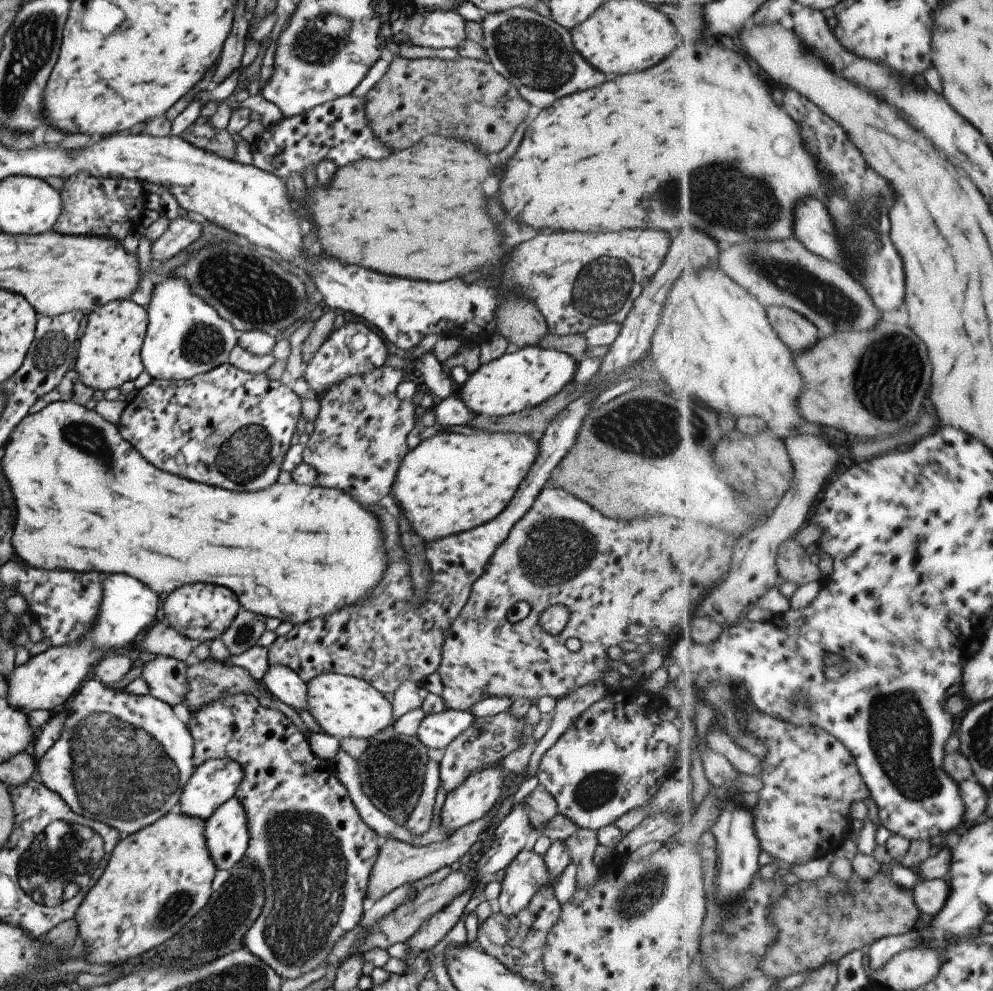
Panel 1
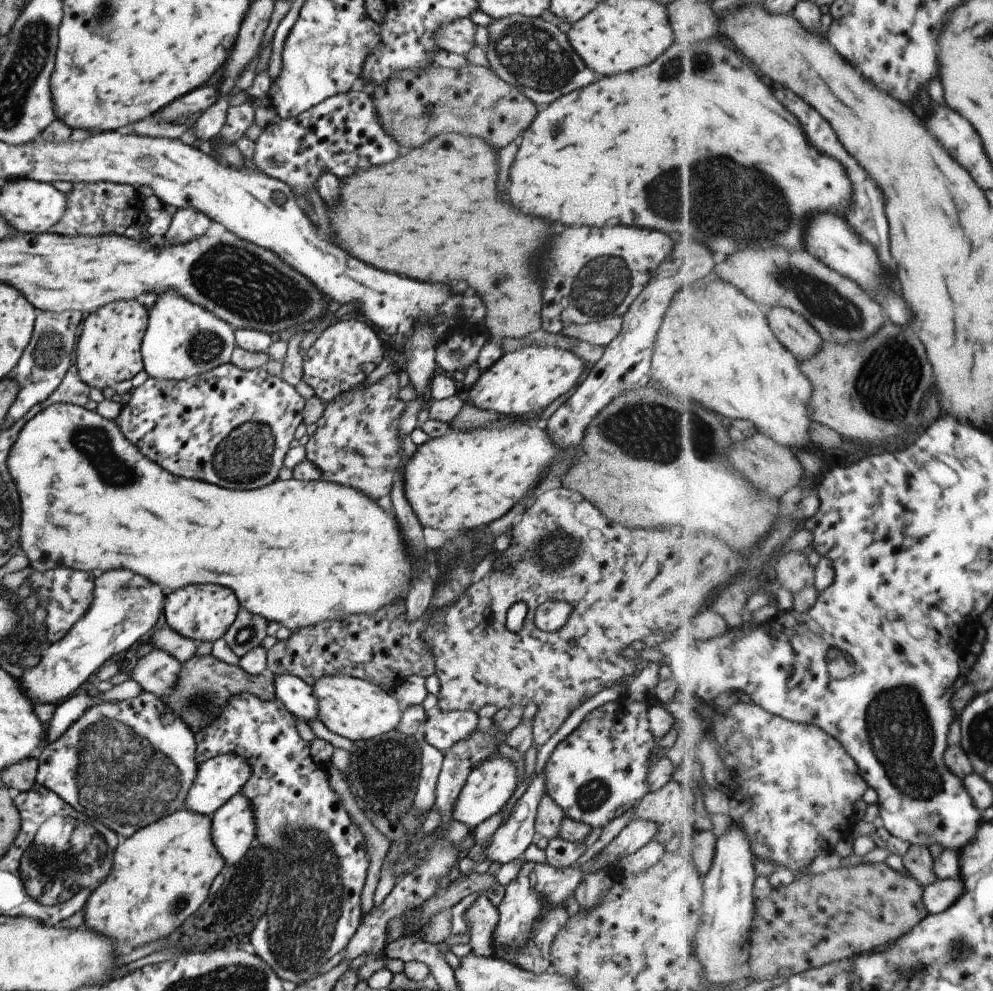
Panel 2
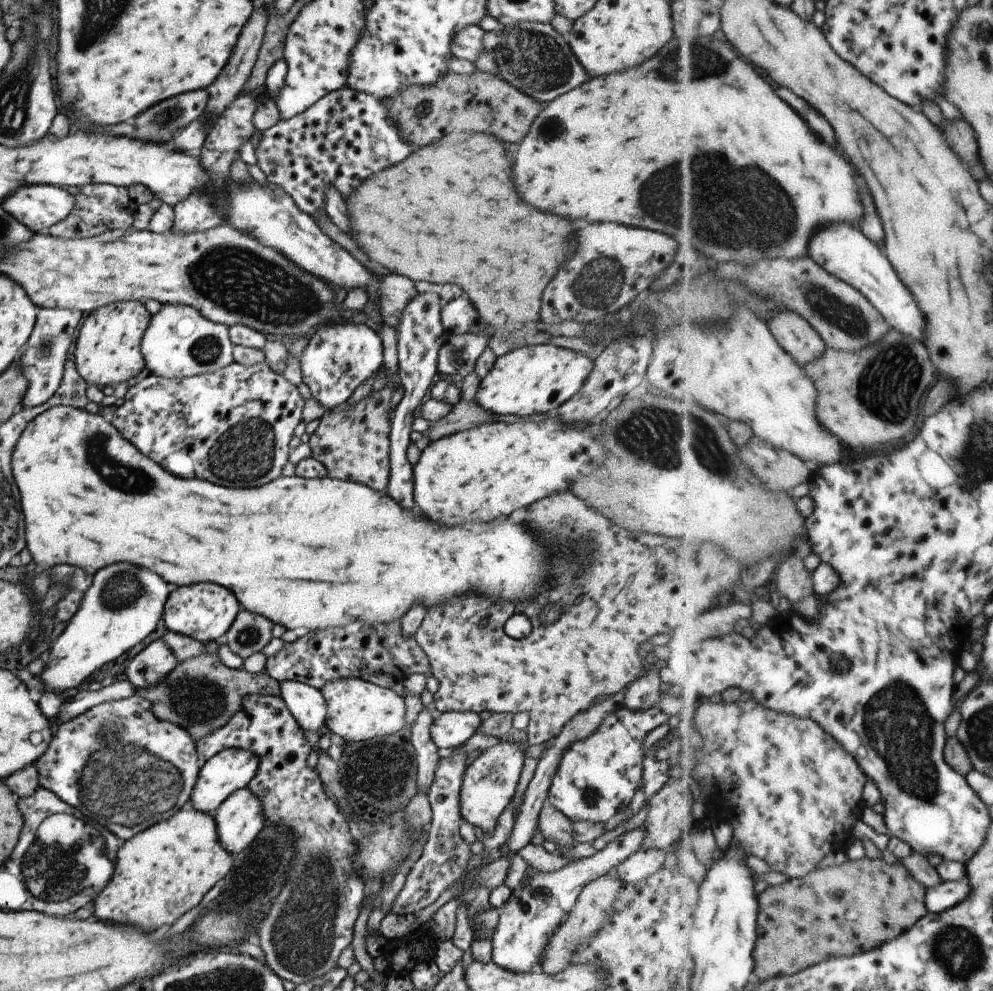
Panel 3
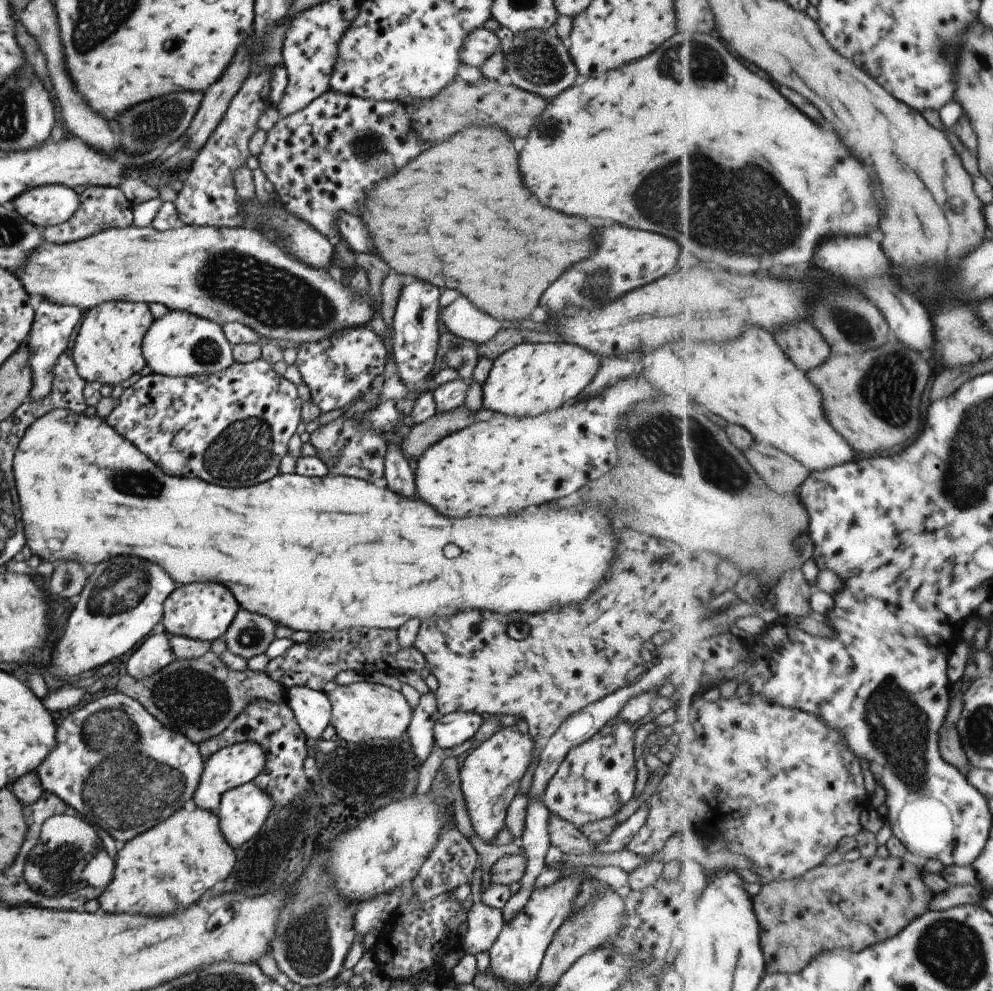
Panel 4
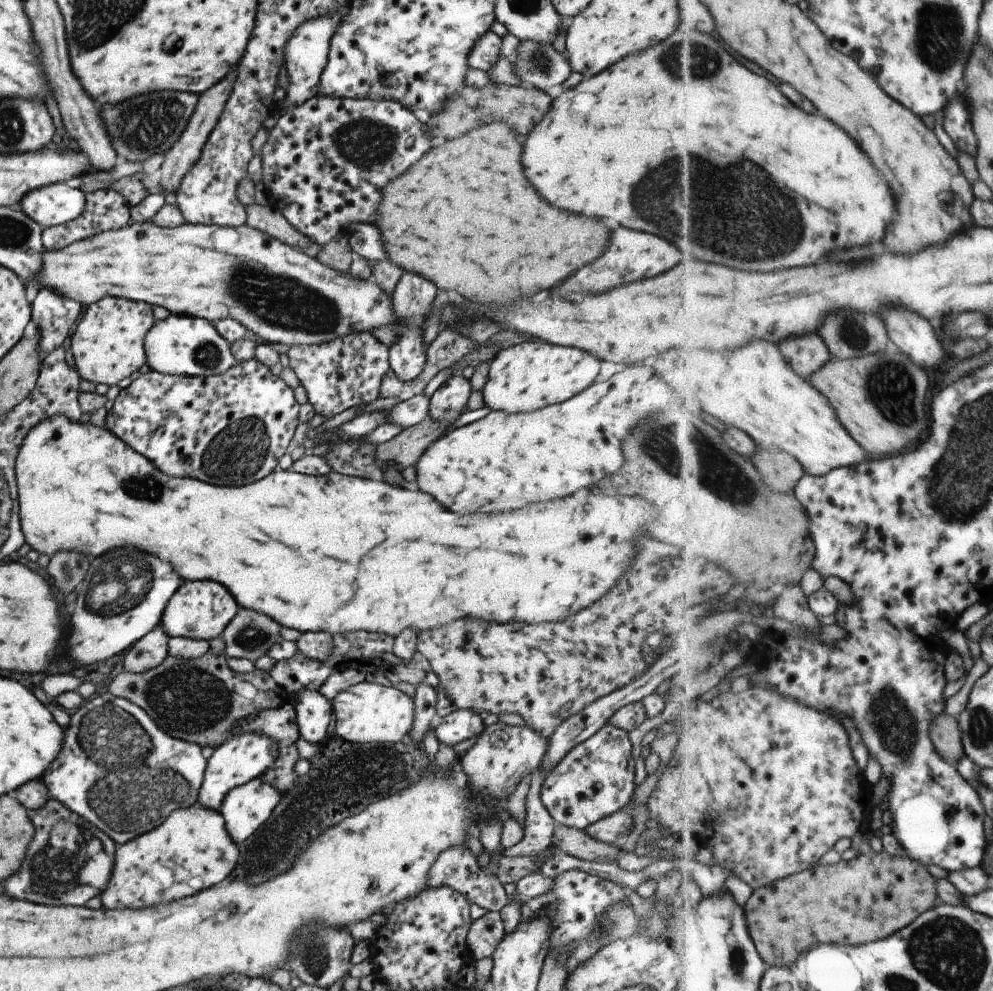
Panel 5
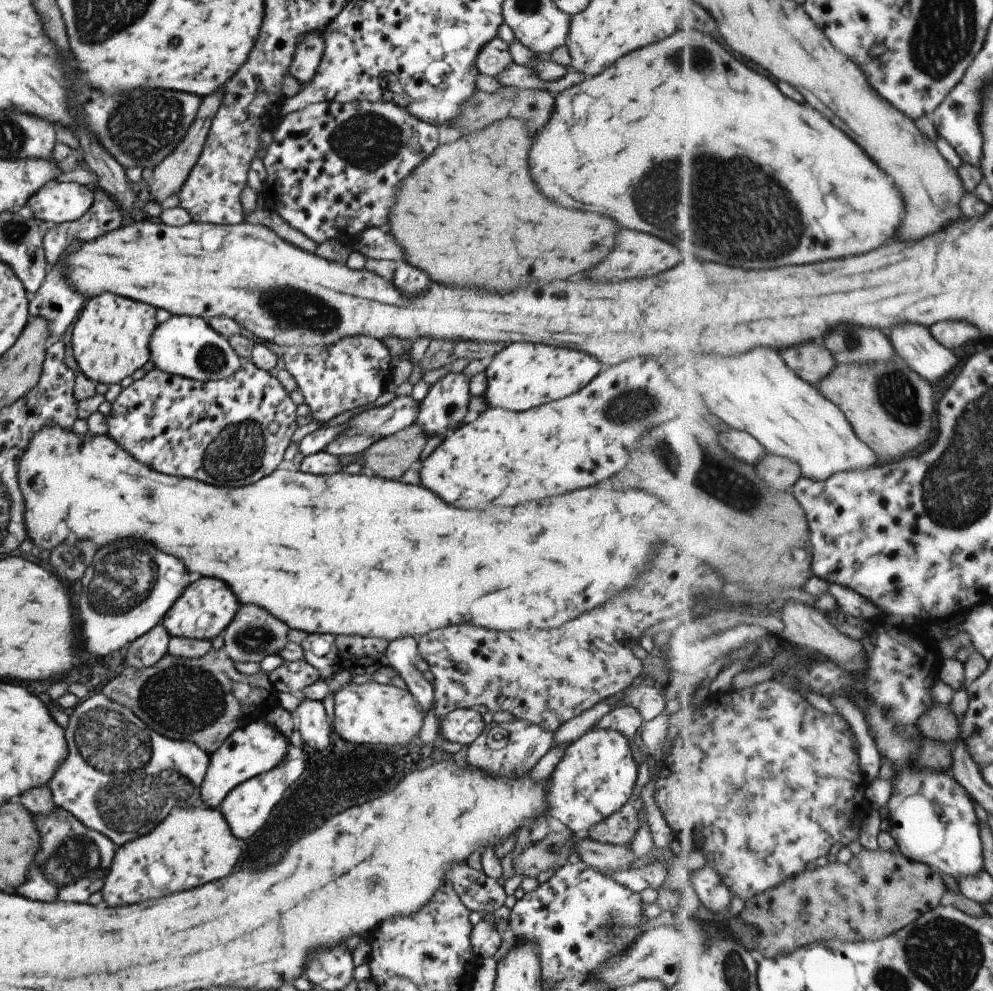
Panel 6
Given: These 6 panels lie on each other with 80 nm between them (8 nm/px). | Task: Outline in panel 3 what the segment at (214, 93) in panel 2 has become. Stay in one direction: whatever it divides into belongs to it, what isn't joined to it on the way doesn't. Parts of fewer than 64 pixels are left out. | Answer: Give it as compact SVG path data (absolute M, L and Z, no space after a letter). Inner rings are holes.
M206 89L186 92L151 105L135 118L135 139L166 142L178 128L185 128L205 111Z

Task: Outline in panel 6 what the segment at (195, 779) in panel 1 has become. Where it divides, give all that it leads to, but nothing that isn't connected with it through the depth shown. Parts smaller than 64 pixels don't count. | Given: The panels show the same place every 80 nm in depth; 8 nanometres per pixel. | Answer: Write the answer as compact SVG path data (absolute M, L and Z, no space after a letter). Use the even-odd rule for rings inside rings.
M253 721L235 729L223 743L208 755L208 765L200 784L200 801L217 809L225 795L244 780L266 773L286 756L287 739L272 725Z

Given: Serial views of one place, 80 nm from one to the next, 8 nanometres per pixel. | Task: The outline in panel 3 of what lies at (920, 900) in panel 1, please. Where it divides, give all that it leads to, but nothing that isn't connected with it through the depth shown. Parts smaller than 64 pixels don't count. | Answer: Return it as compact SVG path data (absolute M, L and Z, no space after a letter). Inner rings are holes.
M967 876L958 881L943 881L934 887L928 888L926 904L928 912L942 913L956 904L963 902L971 894L971 886Z

